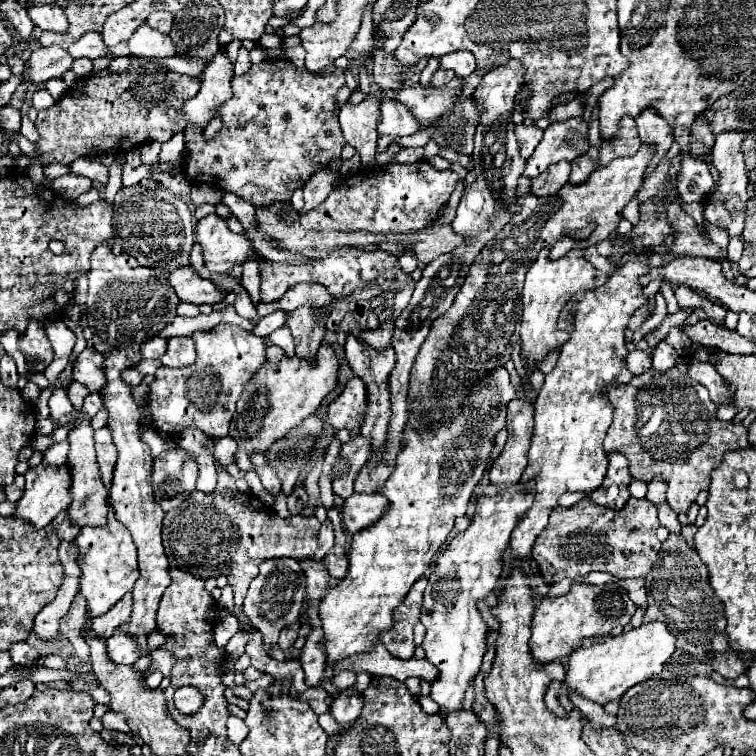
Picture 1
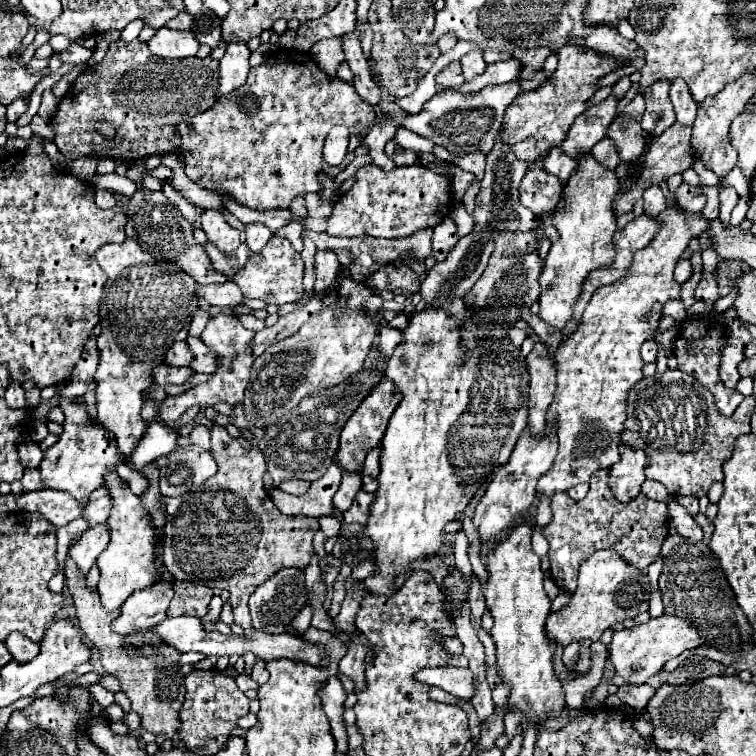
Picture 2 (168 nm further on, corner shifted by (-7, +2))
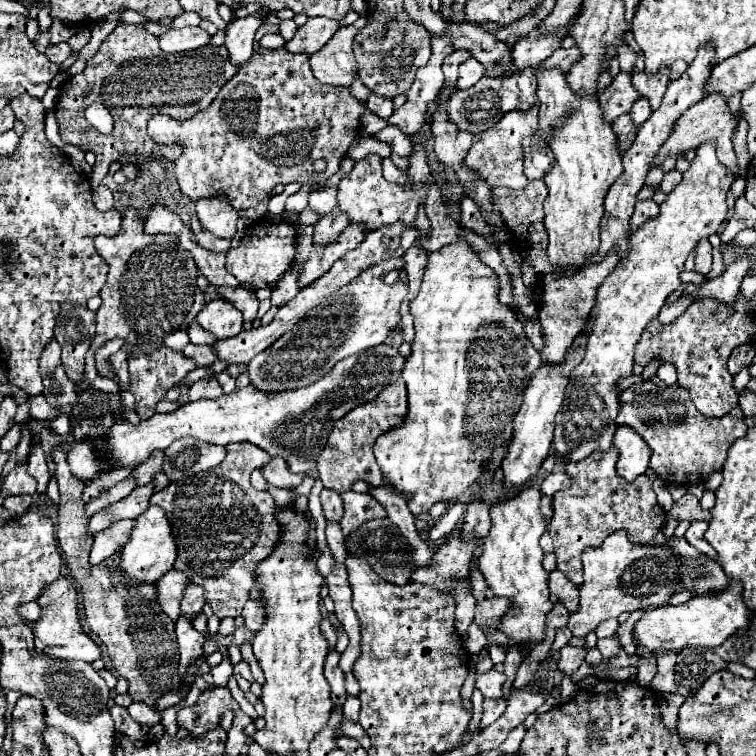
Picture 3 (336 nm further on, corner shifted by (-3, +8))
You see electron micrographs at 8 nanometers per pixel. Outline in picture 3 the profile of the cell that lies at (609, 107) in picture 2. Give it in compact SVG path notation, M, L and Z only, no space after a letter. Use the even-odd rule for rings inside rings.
M620 71L612 79L608 89L604 89L604 93L598 93L598 103L602 105L602 115L608 123L612 123L616 117L628 113L632 103L640 97L640 93L632 87L630 79L632 77L628 73Z

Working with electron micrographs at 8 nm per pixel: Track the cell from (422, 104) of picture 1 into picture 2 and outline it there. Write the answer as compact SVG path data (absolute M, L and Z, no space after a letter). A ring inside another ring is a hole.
M510 57L508 61L500 61L500 63L488 65L484 75L480 75L472 83L464 83L462 87L456 87L456 89L458 91L478 91L480 87L488 87L488 85L502 85L502 83L518 79L520 71L522 71L520 59Z

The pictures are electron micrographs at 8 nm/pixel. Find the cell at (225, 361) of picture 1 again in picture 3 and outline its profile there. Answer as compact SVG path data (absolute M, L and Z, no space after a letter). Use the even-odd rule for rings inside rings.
M212 299L198 313L198 323L202 329L216 335L216 339L228 339L242 331L242 313L224 299Z

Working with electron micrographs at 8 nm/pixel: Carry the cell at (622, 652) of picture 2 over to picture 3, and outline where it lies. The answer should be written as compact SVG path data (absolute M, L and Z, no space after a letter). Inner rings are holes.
M730 583L724 593L716 593L712 597L696 597L682 605L670 607L656 607L644 613L640 621L636 621L632 629L632 639L636 647L648 649L648 651L660 651L660 649L680 649L688 645L702 645L702 647L716 647L722 645L726 637L730 637L736 629L748 627L752 611L742 601L738 583Z

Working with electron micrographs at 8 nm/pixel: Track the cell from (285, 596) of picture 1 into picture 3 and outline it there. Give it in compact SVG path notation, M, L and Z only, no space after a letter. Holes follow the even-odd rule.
M248 599L242 609L242 617L248 629L258 631L266 621L266 605L262 603L262 599Z

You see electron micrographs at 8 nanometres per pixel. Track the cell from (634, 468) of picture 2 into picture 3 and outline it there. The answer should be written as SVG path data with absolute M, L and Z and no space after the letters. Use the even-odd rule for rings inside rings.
M618 427L614 435L614 447L618 449L616 471L622 479L634 481L638 475L646 473L650 461L650 449L634 429Z

